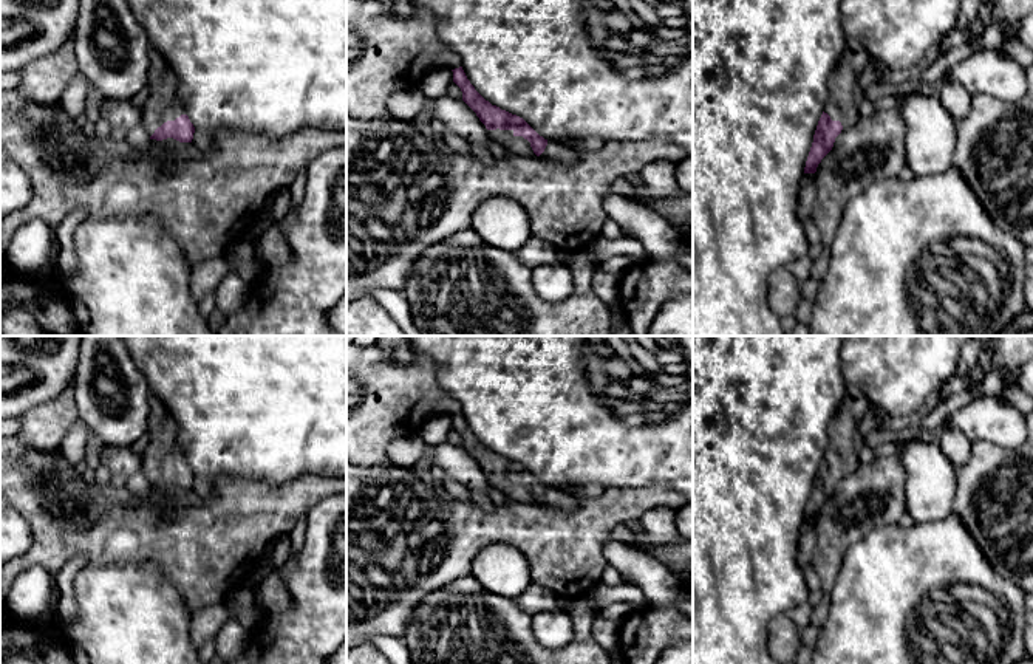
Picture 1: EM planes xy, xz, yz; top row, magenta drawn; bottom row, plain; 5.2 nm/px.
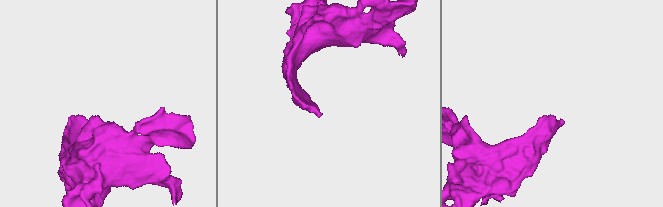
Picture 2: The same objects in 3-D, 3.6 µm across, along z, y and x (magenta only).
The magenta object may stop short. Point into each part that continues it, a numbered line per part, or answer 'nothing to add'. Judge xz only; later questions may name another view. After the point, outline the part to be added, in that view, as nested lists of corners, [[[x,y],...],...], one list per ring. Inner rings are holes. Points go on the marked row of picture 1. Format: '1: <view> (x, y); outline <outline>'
1: xz (515, 144); outline [[[487,130],[490,139],[499,142],[507,152],[524,156],[537,156],[530,142],[523,136],[515,136],[513,130]]]

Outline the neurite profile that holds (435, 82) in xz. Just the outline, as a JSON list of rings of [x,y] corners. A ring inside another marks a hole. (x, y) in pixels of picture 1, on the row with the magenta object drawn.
[[[435,67],[427,70],[419,82],[419,90],[427,98],[447,96],[448,87],[453,82],[453,71],[447,67]]]

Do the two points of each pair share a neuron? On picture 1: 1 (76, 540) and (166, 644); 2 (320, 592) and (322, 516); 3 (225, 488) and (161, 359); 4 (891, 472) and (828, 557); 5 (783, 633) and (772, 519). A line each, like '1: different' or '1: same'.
1: different
2: same
3: different
4: same
5: different

